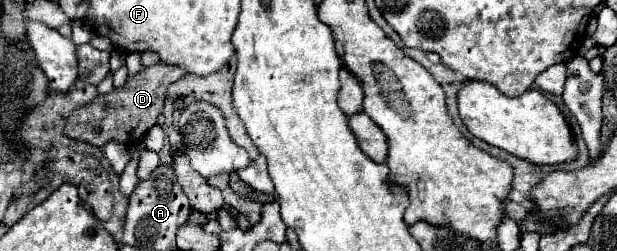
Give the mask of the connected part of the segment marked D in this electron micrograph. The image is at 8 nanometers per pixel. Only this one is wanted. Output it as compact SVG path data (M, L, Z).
M161 61L151 67L141 67L141 71L137 75L129 77L121 87L117 87L105 95L97 95L91 103L75 109L67 117L63 133L69 139L85 141L85 143L101 147L101 149L109 141L125 143L127 147L135 147L135 143L139 143L145 137L145 133L157 123L157 117L163 111L167 87L173 81L181 79L183 75L185 75L185 71L177 69L177 65L161 65Z

